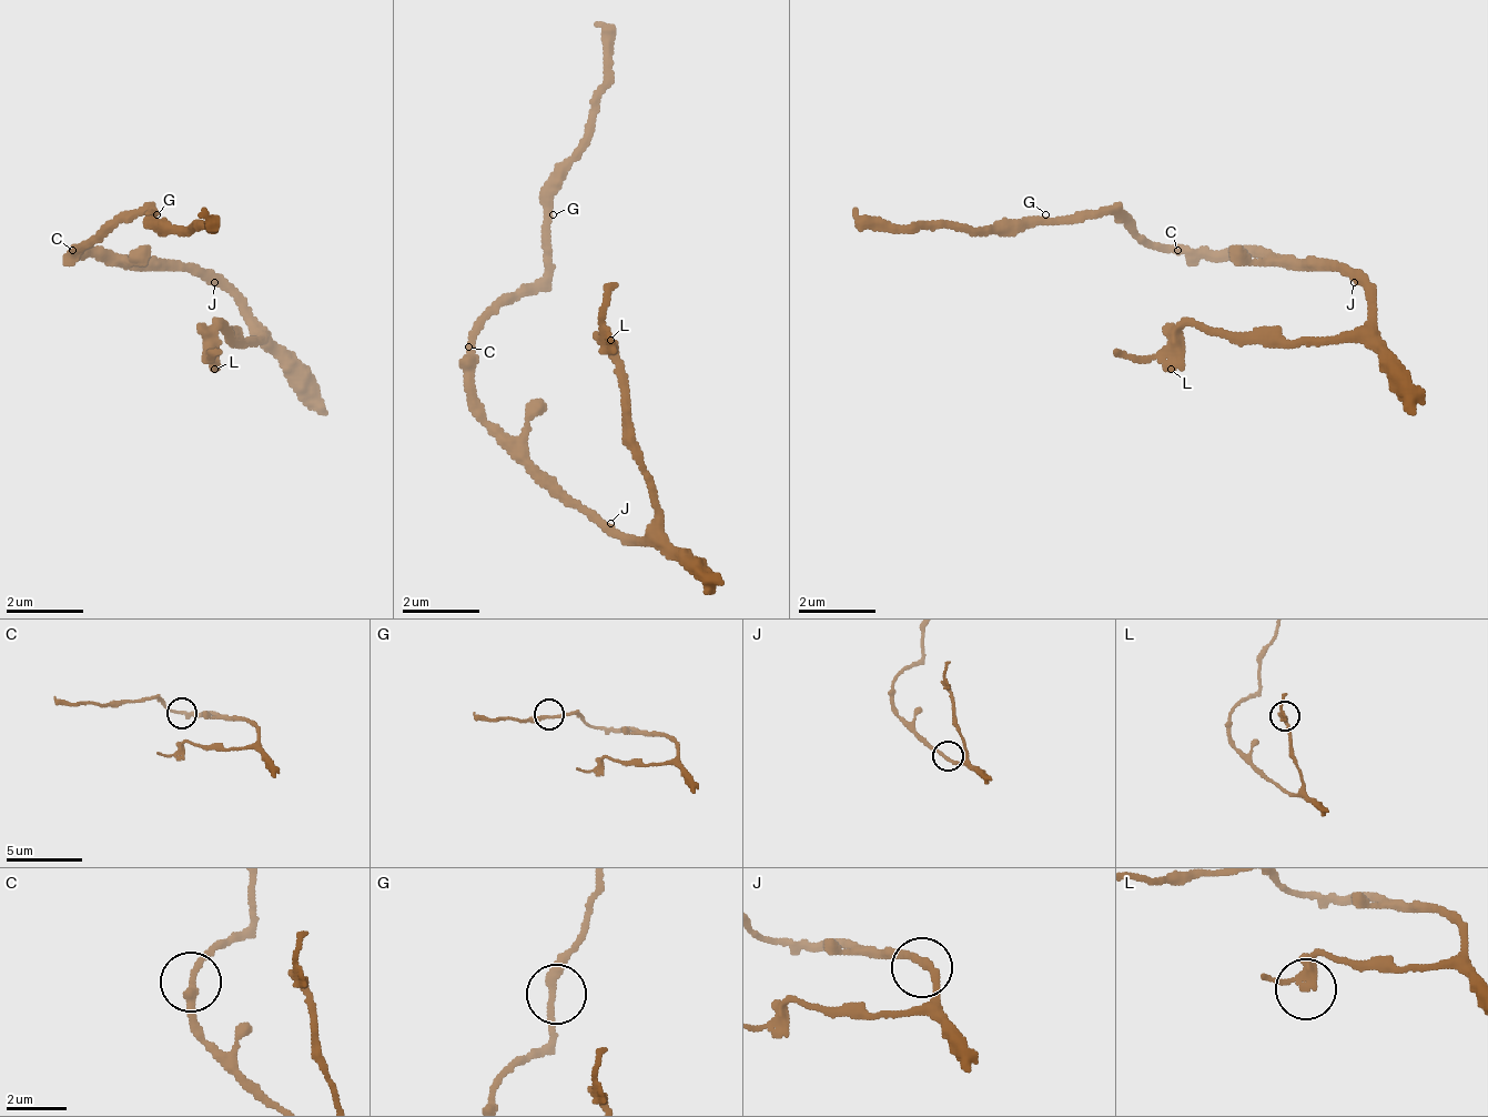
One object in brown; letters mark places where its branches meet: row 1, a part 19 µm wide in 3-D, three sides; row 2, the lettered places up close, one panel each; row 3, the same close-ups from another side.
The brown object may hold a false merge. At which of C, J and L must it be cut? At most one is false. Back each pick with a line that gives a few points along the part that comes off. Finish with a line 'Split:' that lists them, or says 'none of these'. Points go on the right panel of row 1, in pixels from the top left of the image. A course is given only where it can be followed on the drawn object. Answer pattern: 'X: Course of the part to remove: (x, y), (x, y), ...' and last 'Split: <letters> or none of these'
Split: none of these

